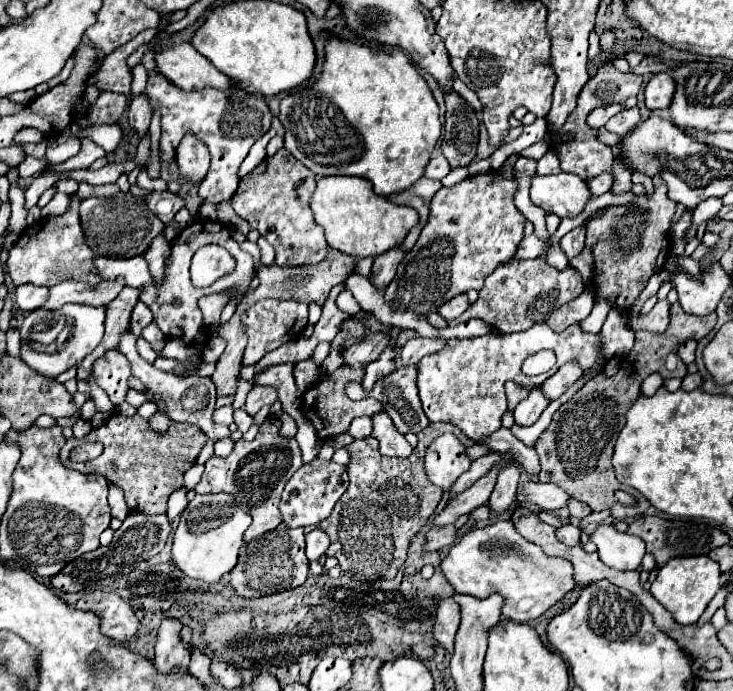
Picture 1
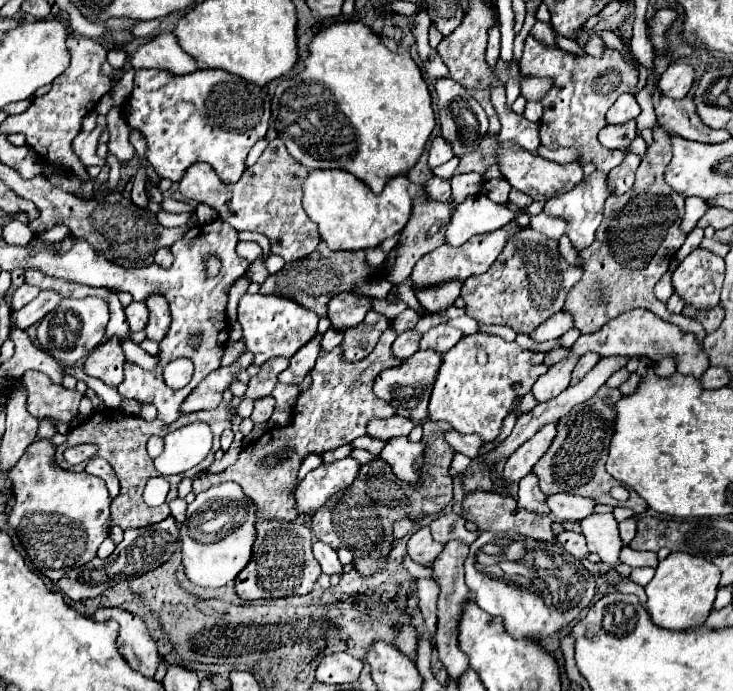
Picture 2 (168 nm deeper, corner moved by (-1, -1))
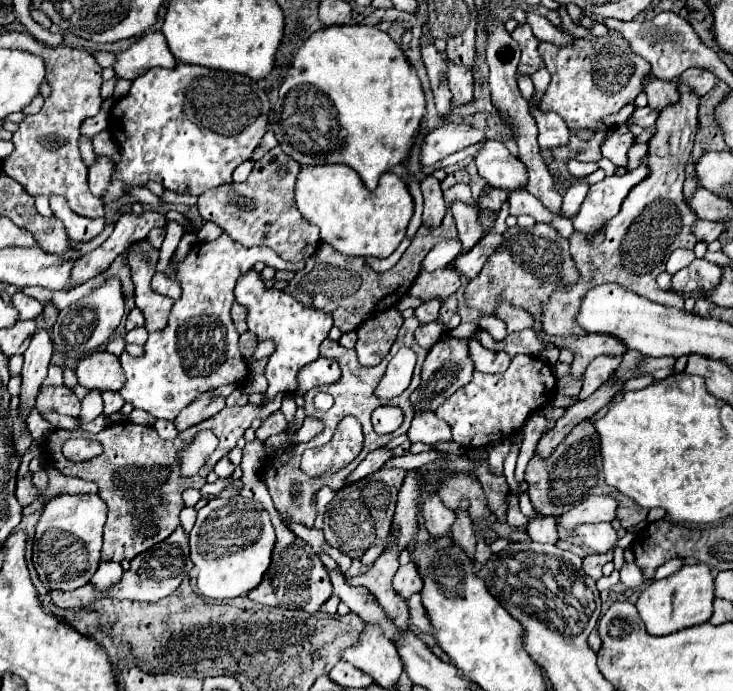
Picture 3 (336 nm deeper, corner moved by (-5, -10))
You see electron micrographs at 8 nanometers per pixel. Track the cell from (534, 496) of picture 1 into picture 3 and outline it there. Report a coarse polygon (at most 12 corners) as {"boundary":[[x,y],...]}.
{"boundary":[[590,497],[558,517],[572,531],[584,523],[612,521],[616,499]]}

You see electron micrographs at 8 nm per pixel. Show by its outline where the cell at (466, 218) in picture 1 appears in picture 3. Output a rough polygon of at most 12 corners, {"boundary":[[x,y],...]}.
{"boundary":[[484,235],[452,267],[474,279],[504,235]]}

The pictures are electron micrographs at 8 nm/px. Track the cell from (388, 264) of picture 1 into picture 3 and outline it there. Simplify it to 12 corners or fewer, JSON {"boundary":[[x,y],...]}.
{"boundary":[[428,175],[422,183],[422,225],[436,229],[446,203],[440,181]]}

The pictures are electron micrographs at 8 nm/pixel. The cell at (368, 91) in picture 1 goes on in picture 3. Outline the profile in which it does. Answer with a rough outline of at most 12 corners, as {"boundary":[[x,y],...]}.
{"boundary":[[332,25],[294,53],[270,129],[302,167],[374,191],[426,97],[388,33]]}

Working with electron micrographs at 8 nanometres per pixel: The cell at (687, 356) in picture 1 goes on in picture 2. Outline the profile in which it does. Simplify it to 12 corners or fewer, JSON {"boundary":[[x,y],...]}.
{"boundary":[[652,128],[634,186],[606,200],[562,312],[584,334],[644,308],[692,332],[652,292],[686,240]]}

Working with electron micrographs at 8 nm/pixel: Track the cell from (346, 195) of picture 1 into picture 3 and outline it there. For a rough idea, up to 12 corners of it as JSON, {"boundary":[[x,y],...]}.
{"boundary":[[344,165],[302,167],[296,205],[322,243],[388,257],[414,215],[406,181],[376,191]]}

